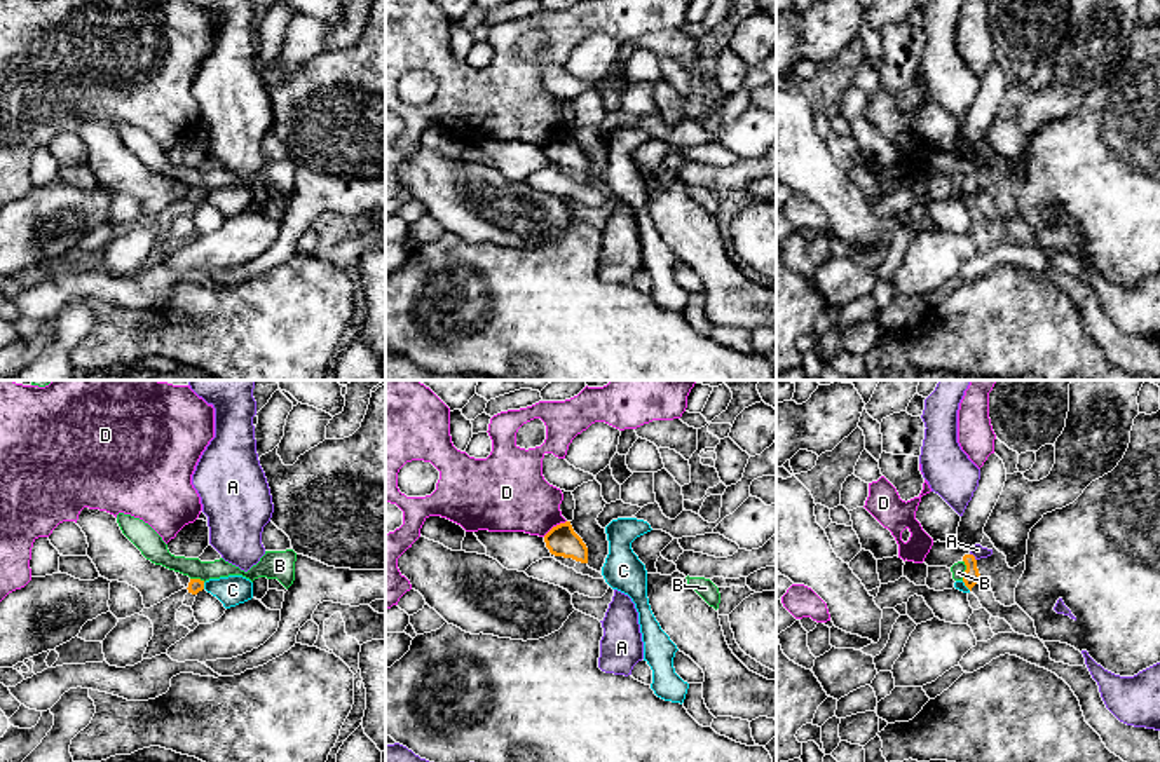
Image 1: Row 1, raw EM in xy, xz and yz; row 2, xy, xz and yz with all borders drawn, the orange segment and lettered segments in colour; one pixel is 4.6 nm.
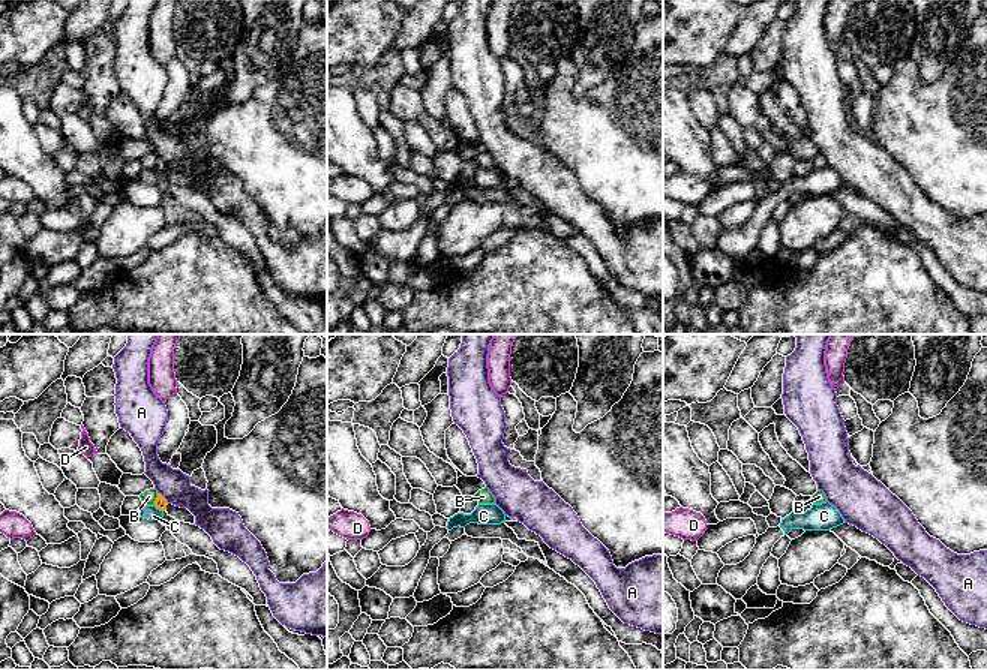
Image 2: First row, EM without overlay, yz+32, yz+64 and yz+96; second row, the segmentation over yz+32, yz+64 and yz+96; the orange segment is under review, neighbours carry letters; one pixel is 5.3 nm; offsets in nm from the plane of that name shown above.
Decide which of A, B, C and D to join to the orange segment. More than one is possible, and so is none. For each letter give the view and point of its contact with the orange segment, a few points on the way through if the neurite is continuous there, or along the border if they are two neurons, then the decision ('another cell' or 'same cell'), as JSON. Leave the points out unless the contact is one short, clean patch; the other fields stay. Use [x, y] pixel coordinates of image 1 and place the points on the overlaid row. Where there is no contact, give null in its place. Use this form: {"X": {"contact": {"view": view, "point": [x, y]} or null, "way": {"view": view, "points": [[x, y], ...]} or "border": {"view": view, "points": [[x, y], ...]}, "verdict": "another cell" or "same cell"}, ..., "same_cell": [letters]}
{"A": {"contact": {"view": "yz", "point": [974, 557]}, "border": {"view": "yz", "points": [[970, 553], [975, 560]]}, "verdict": "another cell"}, "B": {"contact": {"view": "yz", "point": [965, 571]}, "border": {"view": "yz", "points": [[963, 560], [965, 572], [962, 579]]}, "verdict": "another cell"}, "C": {"contact": {"view": "xy", "point": [203, 586]}, "border": {"view": "xy", "points": [[203, 583], [204, 588]]}, "verdict": "another cell"}, "D": {"contact": {"view": "xz", "point": [553, 527]}, "verdict": "another cell"}, "same_cell": []}

